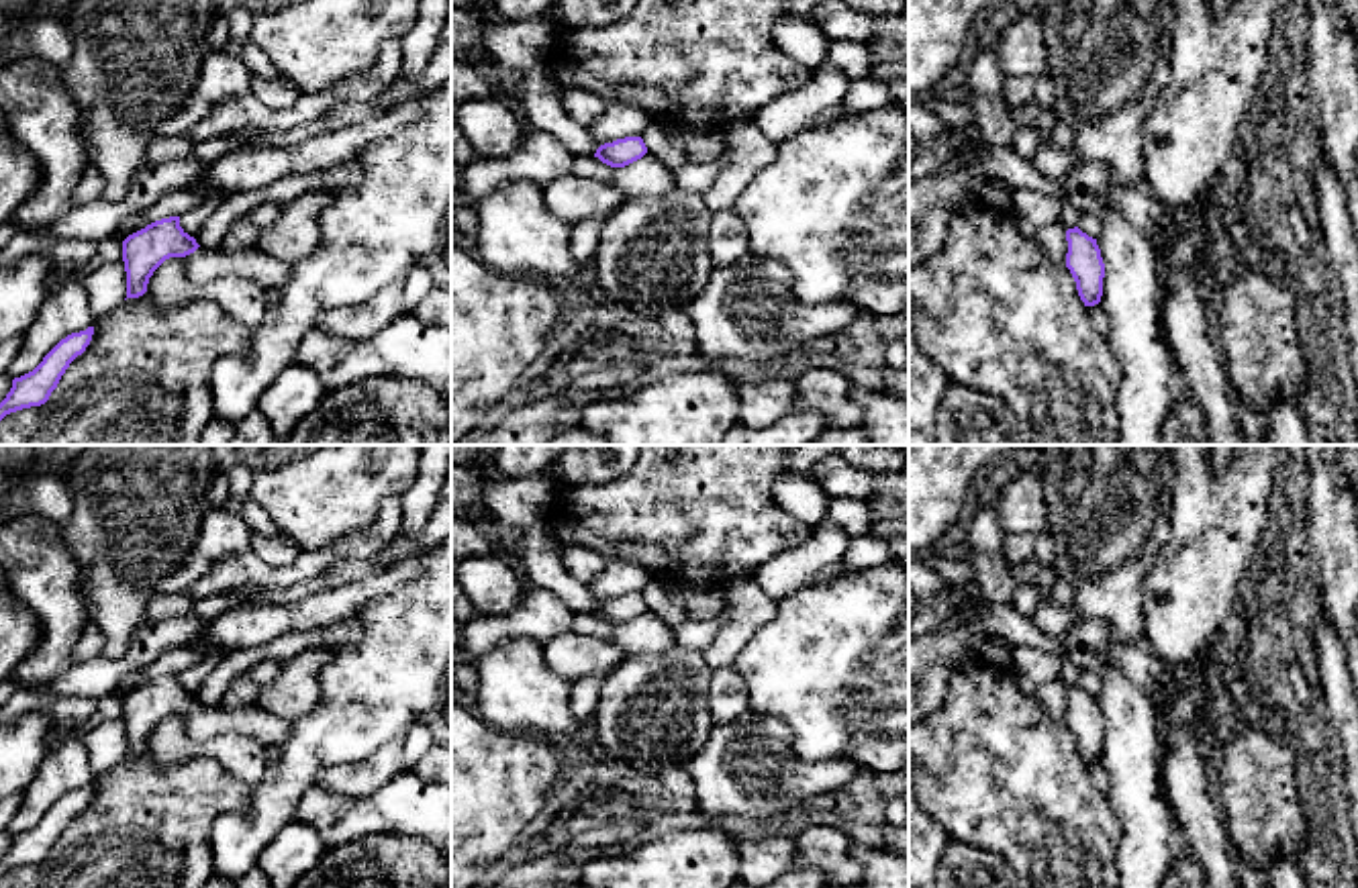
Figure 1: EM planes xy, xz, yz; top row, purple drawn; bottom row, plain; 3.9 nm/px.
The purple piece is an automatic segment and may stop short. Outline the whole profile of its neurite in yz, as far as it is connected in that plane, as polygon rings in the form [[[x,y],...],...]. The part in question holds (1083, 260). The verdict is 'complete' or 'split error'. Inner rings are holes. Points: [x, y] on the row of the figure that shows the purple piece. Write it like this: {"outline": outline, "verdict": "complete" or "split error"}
{"outline": [[[1074,227],[1066,231],[1066,241],[1066,267],[1076,282],[1078,296],[1084,306],[1095,306],[1101,302],[1105,278],[1105,263],[1097,239]]], "verdict": "complete"}

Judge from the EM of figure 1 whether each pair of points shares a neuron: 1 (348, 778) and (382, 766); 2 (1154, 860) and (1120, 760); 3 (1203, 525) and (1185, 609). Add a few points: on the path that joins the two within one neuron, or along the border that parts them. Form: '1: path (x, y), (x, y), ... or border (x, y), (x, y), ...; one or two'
1: path (356, 778), (374, 772); one
2: path (1148, 835), (1134, 784); one
3: path (1199, 546), (1199, 568), (1191, 588); one

